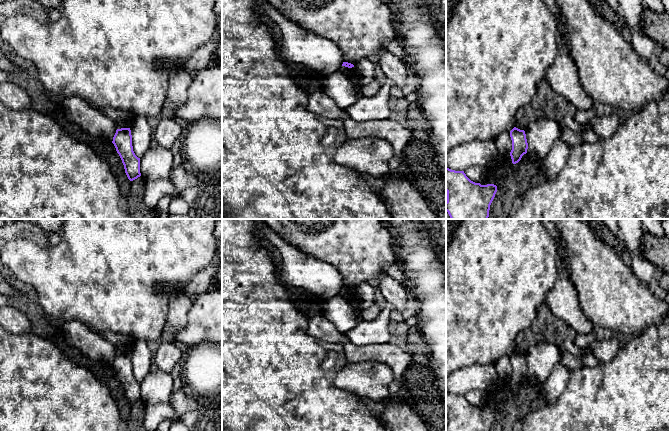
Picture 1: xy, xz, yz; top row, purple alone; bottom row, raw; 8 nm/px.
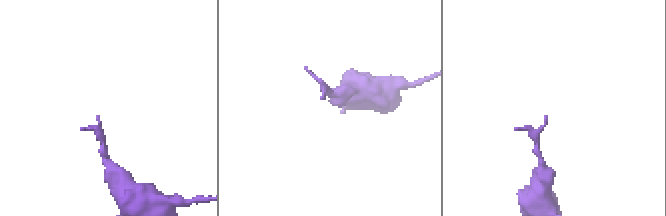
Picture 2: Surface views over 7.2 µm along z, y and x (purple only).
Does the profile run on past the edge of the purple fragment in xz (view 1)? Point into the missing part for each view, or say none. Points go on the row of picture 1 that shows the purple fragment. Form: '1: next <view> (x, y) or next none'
1: next none

